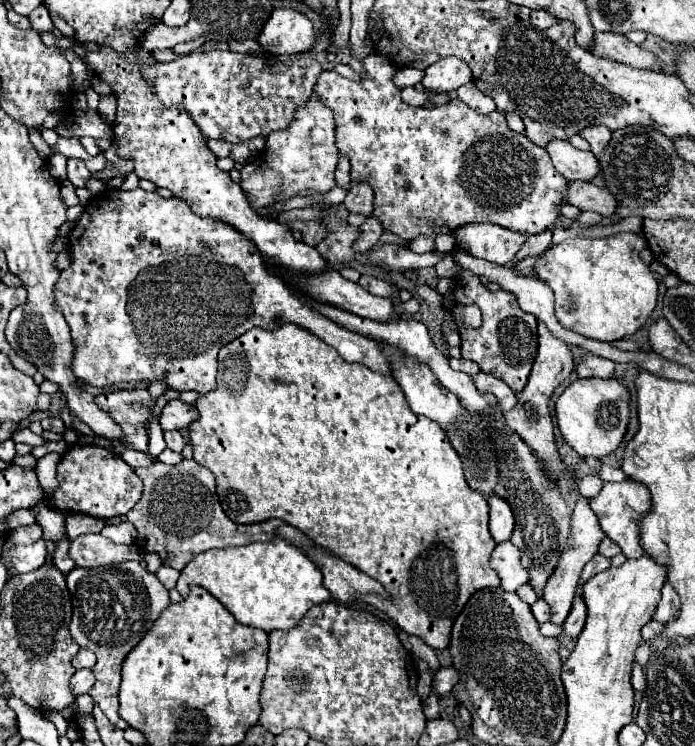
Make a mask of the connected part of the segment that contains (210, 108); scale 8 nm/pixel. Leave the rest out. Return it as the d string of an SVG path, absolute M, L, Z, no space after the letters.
M140 46L128 48L120 54L128 62L140 66L144 80L148 82L148 86L154 88L154 94L164 108L182 108L196 122L198 130L208 140L226 140L232 144L248 142L256 136L268 136L272 132L284 130L292 122L296 108L304 106L310 100L316 78L323 71L322 64L312 58L278 60L252 54L238 54L232 50L198 50L188 56L180 56L172 62L152 62L152 64L142 62Z

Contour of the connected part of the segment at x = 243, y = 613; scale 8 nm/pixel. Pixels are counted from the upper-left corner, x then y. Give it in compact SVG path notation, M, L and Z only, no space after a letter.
M284 538L206 550L194 556L180 572L176 590L186 598L190 584L210 590L212 596L216 596L238 622L262 628L264 632L290 630L312 606L332 600L322 584L320 568L308 558L304 550Z

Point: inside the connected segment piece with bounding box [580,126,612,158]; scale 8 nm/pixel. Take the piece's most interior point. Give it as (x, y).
(598, 136)

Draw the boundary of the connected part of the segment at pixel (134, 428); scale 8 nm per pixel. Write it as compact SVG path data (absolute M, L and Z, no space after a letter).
M146 388L140 390L118 390L112 394L102 394L94 398L96 404L112 414L116 422L120 422L124 430L124 444L108 442L106 438L92 438L84 436L78 442L80 444L98 444L102 448L114 448L114 450L140 450L148 452L148 436L146 436L146 420L150 418L150 408L154 406L154 400L150 398Z

